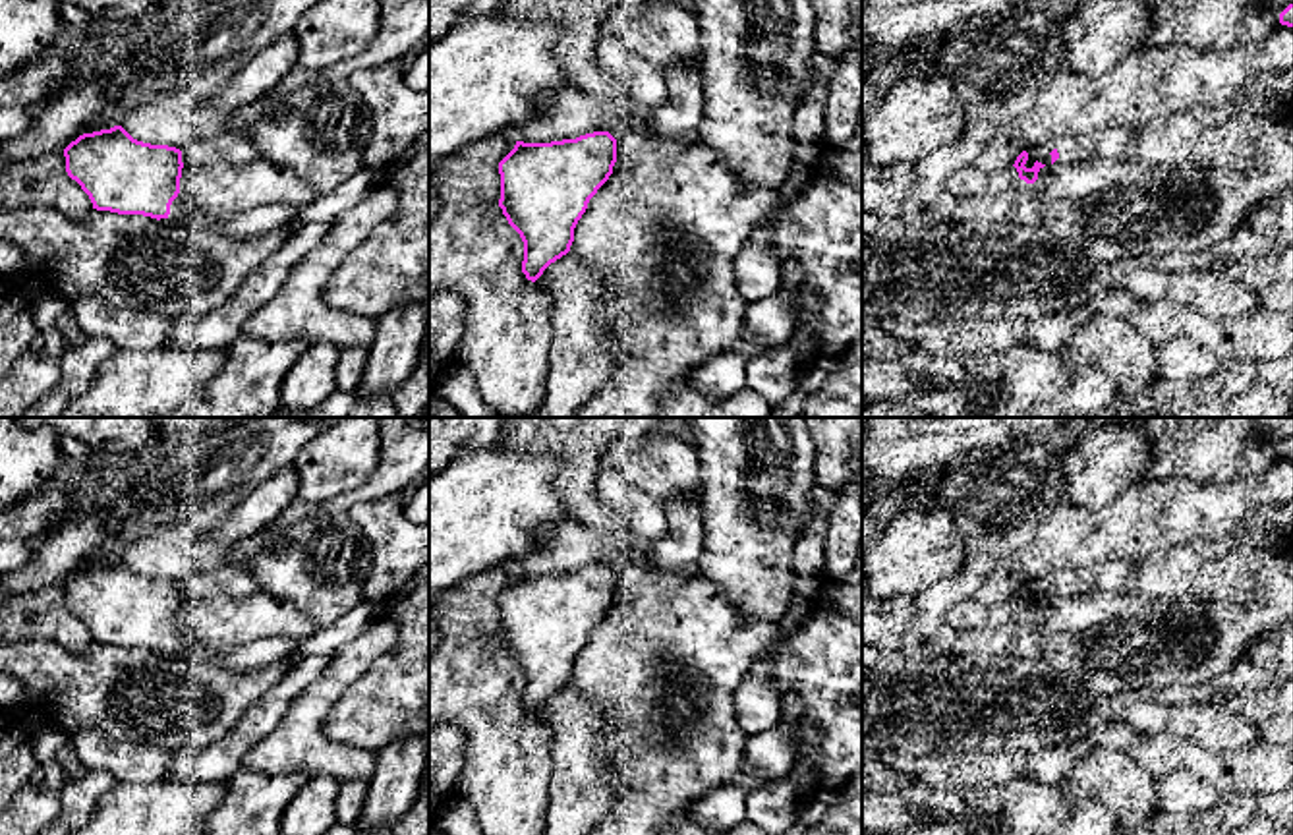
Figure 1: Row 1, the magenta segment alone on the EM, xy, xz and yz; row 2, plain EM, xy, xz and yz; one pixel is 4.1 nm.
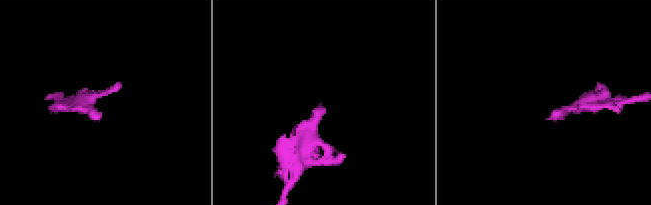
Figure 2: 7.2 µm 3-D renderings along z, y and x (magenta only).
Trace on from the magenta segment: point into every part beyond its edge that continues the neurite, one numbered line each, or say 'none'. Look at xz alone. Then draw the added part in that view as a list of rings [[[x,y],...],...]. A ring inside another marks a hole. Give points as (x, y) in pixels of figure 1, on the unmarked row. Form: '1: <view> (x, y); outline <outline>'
none

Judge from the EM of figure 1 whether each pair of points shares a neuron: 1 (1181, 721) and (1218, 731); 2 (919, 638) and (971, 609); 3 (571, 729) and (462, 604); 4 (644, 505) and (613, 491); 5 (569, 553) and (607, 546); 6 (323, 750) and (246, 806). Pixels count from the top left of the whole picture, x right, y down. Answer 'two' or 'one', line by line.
1: one
2: two
3: two
4: one
5: one
6: two

